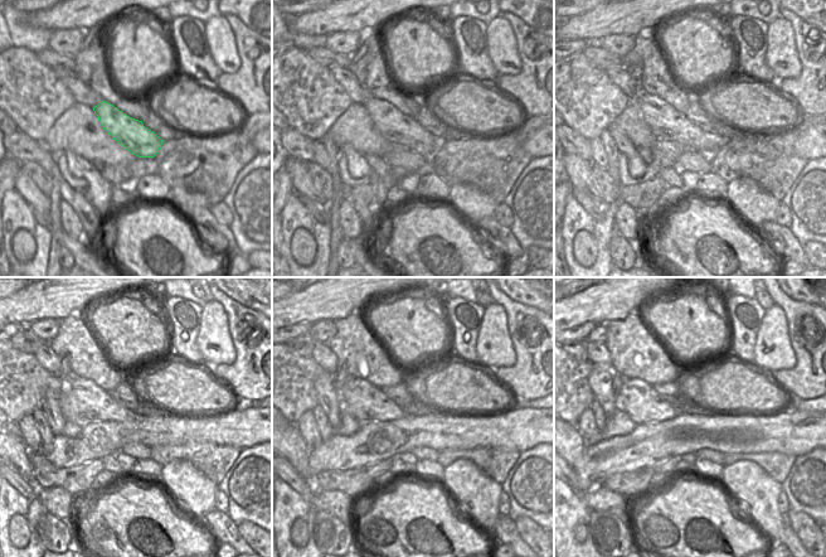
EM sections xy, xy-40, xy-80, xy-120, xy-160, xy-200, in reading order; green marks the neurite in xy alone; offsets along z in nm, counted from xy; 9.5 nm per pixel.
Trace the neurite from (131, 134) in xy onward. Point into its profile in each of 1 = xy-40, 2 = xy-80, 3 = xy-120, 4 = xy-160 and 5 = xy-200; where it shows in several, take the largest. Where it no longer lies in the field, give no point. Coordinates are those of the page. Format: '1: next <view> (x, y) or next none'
1: next xy-40 (390, 124)
2: next xy-80 (665, 122)
3: next xy-120 (82, 401)
4: next xy-160 (359, 398)
5: next xy-200 (637, 398)

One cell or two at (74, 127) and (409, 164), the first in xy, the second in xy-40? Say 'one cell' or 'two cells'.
one cell

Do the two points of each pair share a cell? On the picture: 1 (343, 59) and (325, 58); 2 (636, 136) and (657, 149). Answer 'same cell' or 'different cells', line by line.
1: same cell
2: different cells

